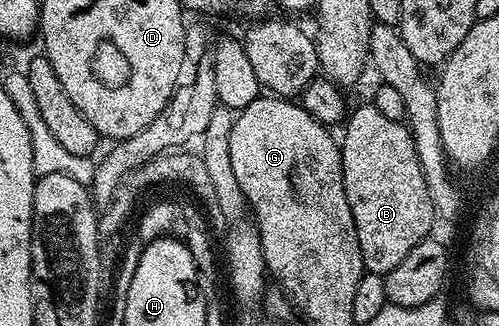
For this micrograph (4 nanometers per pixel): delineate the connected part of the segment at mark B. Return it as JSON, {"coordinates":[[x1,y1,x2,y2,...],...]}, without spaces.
{"coordinates":[[367,101,363,107,349,112,345,120,346,132,342,135,340,150,342,153,342,176,344,177,344,193,348,197,348,205,352,209,352,217,356,225,356,237,360,241,363,268,371,275,386,276,420,241,431,234,436,224,434,206,428,197,428,185,424,181,424,173,420,169,420,157,416,157,416,145,410,135,410,128,405,122,398,122,384,117,373,102]]}

